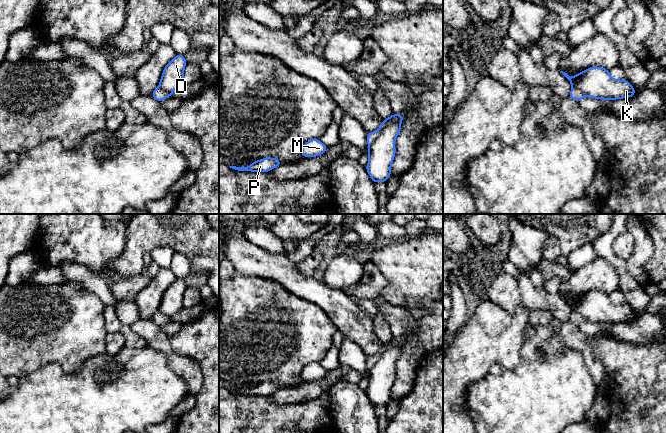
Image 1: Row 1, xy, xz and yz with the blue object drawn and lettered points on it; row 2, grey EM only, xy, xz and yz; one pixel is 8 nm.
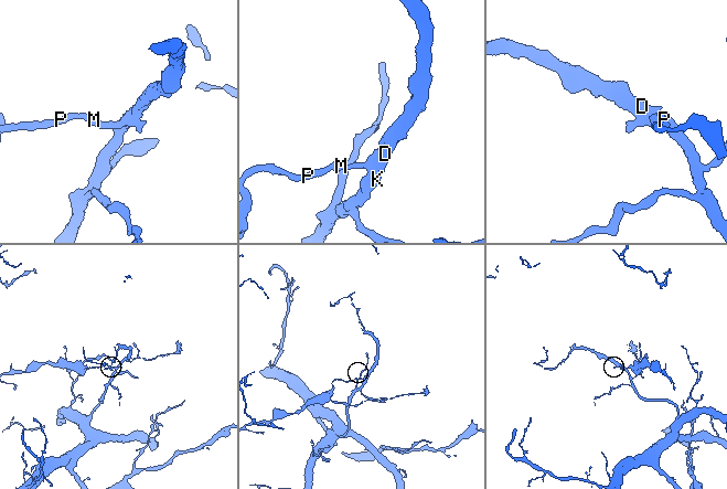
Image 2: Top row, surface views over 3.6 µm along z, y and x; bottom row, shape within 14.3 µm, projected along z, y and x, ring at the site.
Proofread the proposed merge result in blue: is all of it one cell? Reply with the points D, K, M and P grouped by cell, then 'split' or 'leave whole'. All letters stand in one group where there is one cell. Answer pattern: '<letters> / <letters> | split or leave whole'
D K / M P | split

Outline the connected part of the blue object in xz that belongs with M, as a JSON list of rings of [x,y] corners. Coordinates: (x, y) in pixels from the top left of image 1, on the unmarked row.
[[[311,363],[302,370],[300,378],[303,381],[315,381],[324,378],[327,374],[328,371],[320,363]]]

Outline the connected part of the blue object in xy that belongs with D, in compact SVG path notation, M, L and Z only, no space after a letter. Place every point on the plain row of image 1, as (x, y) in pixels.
M177 278L164 292L159 311L173 317L183 308L184 292L187 286L183 278Z

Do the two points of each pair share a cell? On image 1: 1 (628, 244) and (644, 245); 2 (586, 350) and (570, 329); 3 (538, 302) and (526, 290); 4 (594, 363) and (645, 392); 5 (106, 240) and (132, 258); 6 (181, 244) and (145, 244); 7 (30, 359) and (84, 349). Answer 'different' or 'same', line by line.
1: different
2: same
3: same
4: different
5: different
6: same
7: same

